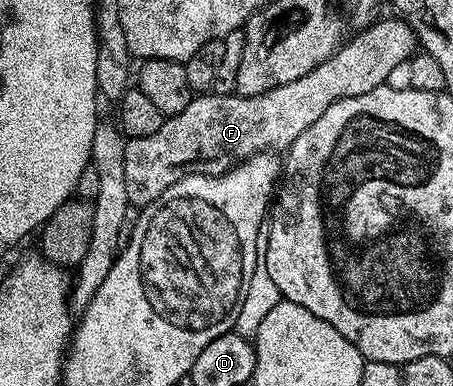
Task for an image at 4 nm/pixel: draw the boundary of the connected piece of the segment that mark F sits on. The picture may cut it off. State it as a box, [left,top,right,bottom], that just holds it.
[123,16,419,206]

